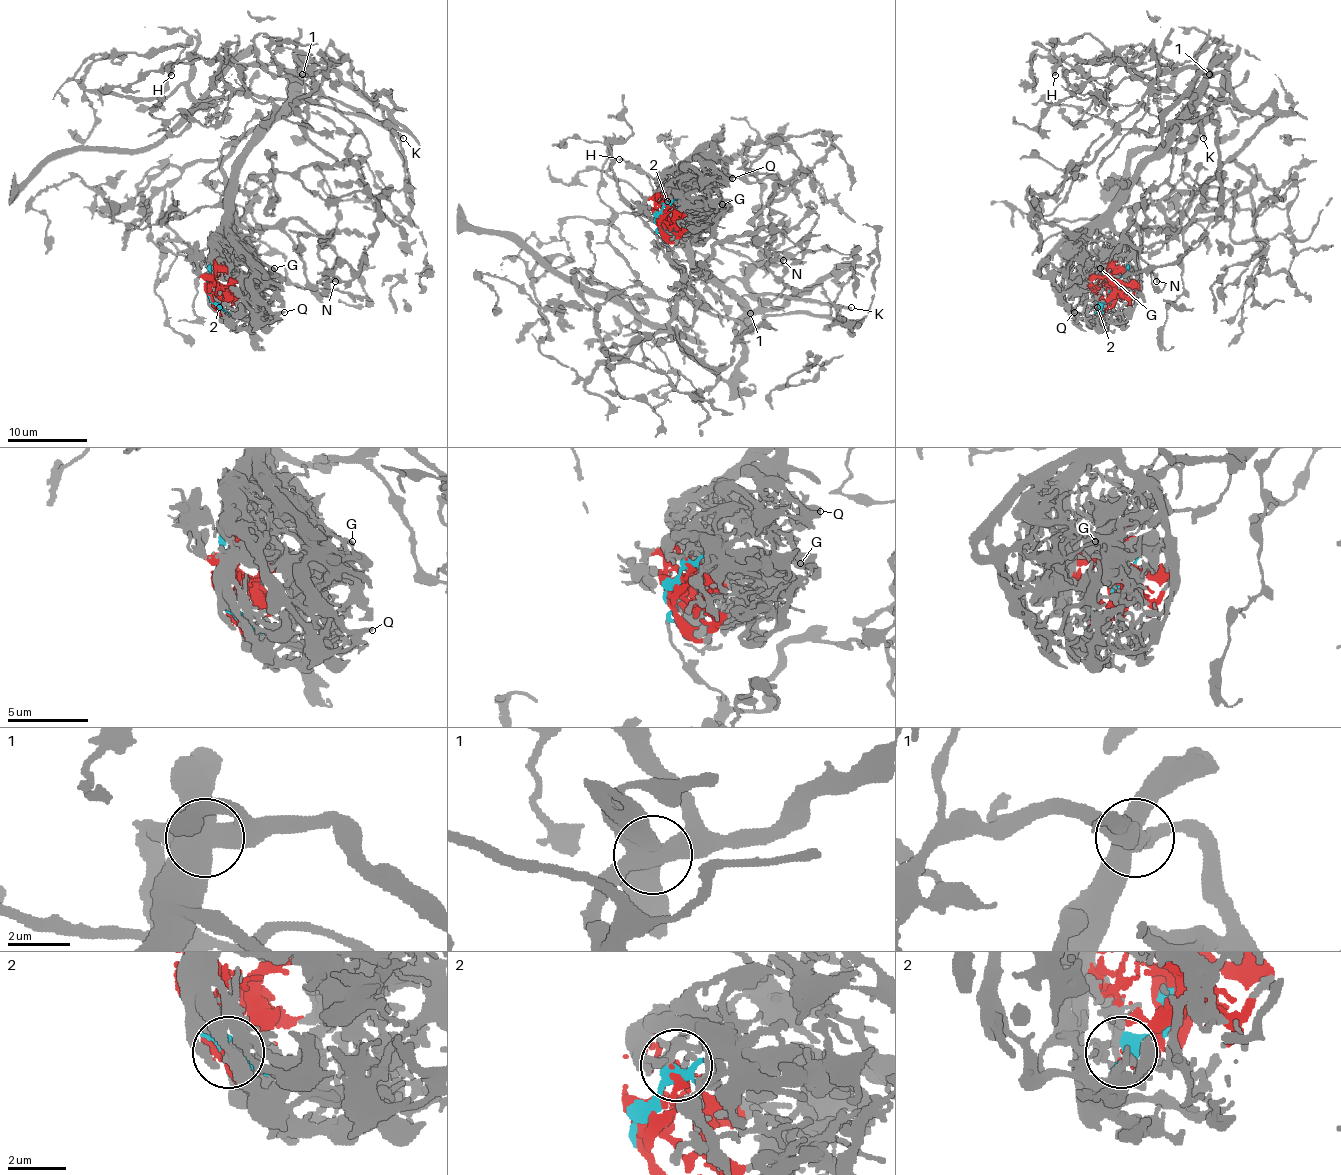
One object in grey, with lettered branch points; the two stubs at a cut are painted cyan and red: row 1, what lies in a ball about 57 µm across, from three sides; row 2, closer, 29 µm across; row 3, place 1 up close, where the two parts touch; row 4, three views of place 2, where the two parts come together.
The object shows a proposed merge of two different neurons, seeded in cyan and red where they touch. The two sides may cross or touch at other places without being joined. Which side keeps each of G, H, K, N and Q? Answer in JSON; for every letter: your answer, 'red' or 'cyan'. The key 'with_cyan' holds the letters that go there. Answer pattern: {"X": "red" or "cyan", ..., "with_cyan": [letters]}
{"G": "red", "H": "cyan", "K": "red", "N": "cyan", "Q": "red", "with_cyan": ["H", "N"]}

